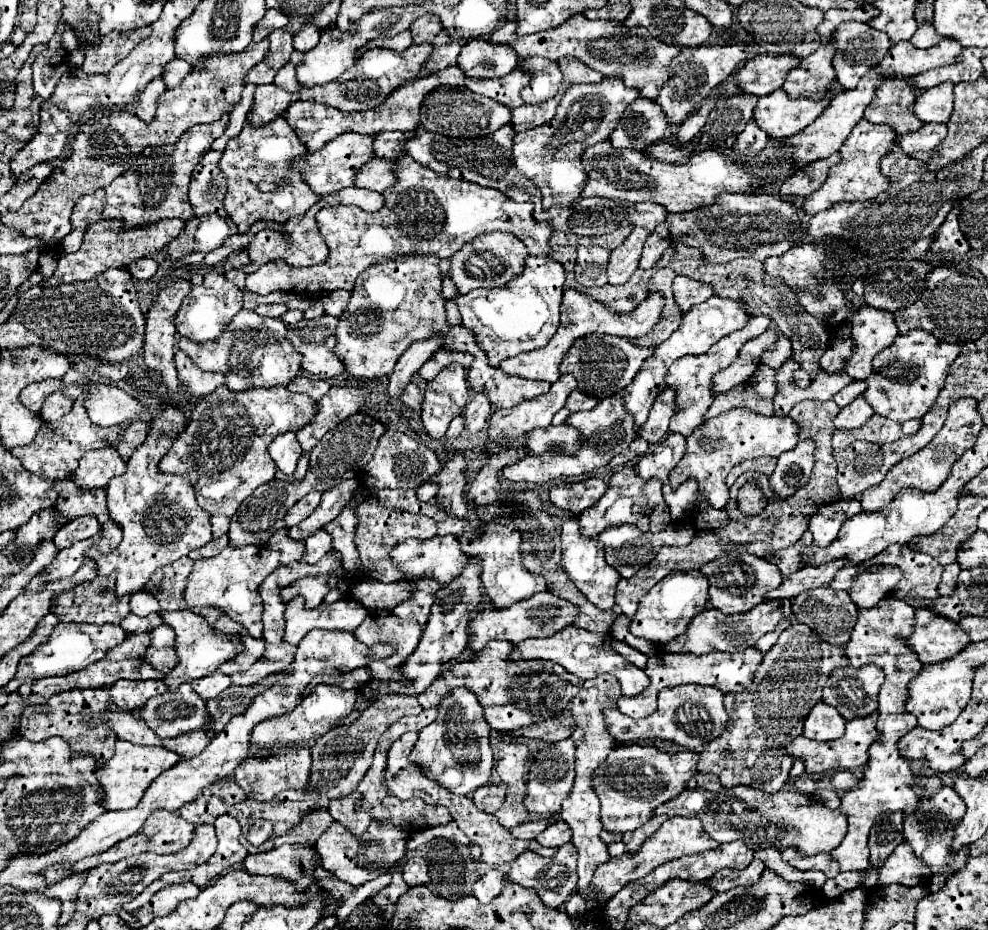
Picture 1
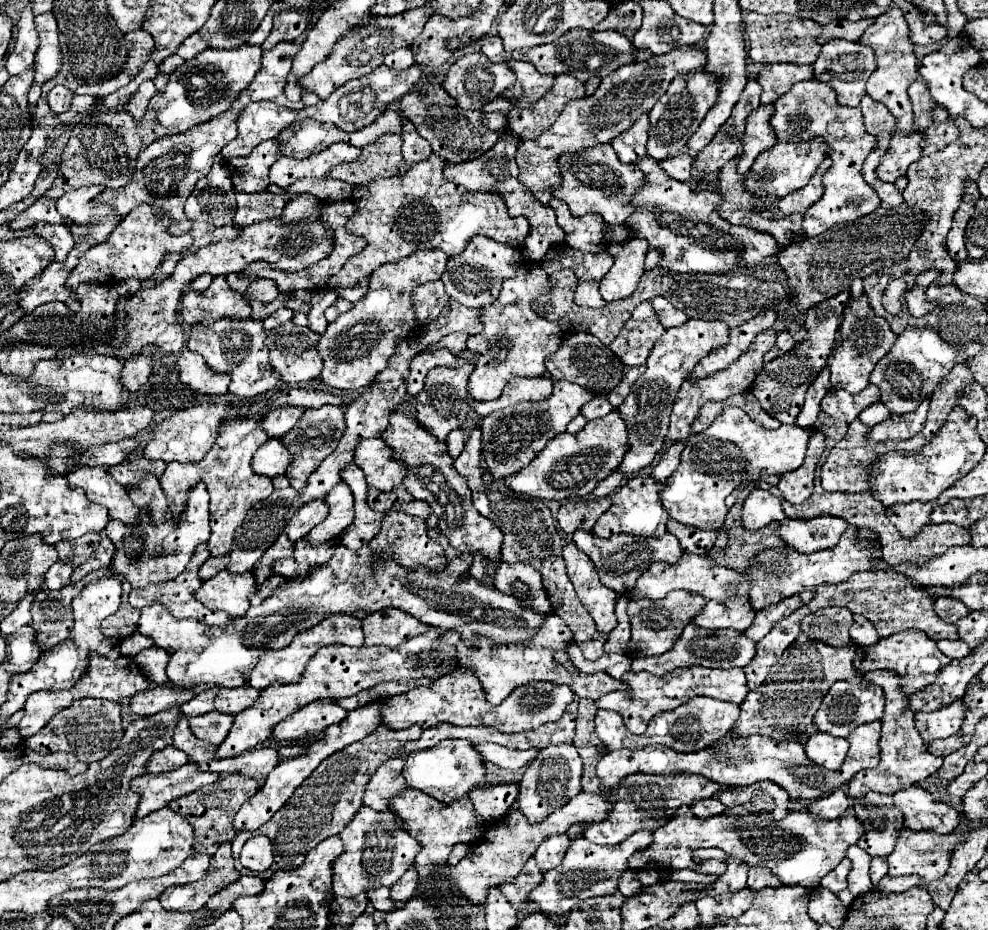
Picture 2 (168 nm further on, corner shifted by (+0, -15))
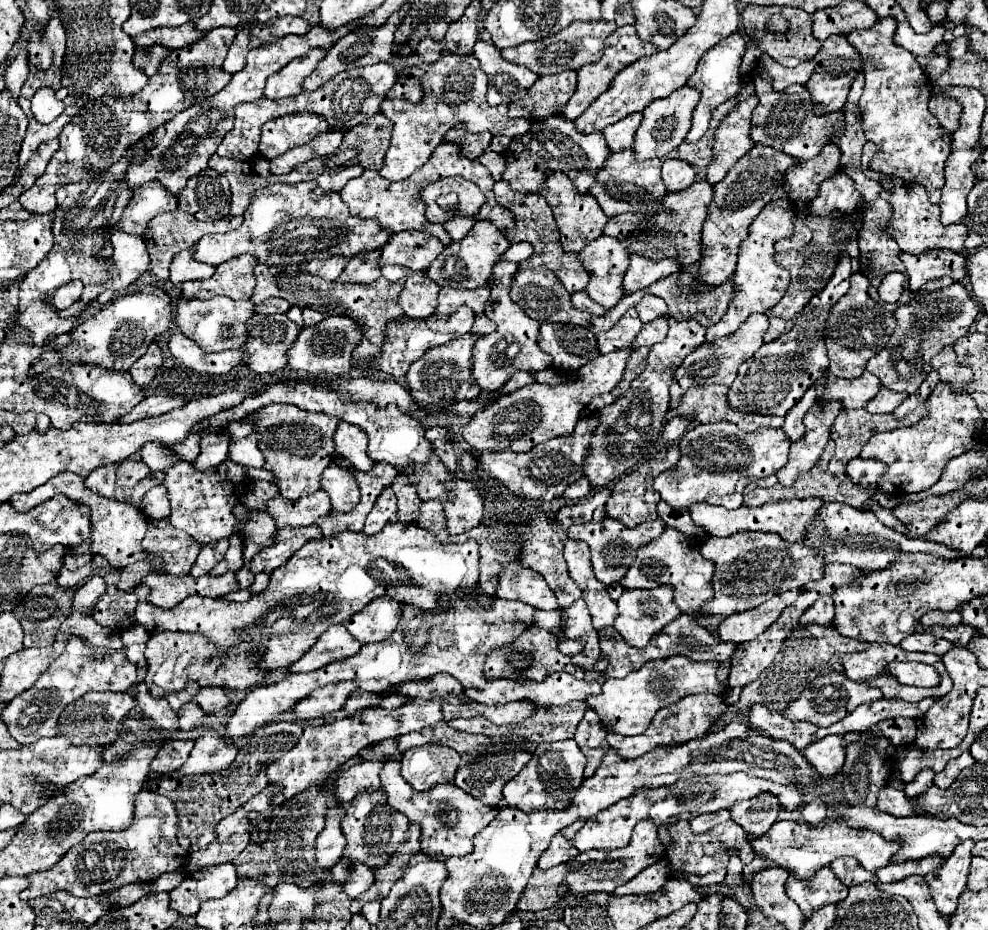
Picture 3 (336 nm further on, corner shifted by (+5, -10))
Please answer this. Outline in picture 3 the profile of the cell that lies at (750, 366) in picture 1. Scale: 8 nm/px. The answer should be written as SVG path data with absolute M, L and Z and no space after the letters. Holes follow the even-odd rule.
M751 315L747 319L747 323L743 323L739 327L737 333L733 333L725 339L719 339L717 343L703 343L701 347L697 347L697 351L693 351L693 355L687 355L683 359L681 367L675 371L669 407L675 409L681 403L681 397L685 395L685 391L691 389L691 387L705 387L705 385L711 385L711 383L721 383L721 385L731 387L731 383L737 377L739 365L745 363L763 345L763 335L765 335L767 327L769 327L767 315Z

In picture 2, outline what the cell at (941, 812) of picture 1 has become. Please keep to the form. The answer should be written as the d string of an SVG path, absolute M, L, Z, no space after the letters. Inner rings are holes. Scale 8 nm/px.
M920 786L898 790L892 798L894 806L900 808L904 816L904 824L910 830L932 830L938 834L952 834L960 826L960 814L952 806L932 800L930 792Z

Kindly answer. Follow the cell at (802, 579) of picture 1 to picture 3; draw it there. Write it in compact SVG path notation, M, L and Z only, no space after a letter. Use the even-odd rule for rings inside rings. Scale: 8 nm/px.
M799 589L785 591L781 595L771 597L761 607L743 611L741 615L731 615L719 623L719 639L721 641L751 641L757 635L761 635L779 615L785 607L789 607L799 597Z

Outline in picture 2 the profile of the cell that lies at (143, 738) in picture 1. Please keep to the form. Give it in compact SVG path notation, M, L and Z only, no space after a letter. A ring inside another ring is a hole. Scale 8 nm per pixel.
M166 746L162 752L156 752L148 764L148 770L152 774L162 774L162 772L170 772L170 770L176 770L180 766L184 766L188 762L188 756L174 748L174 746Z

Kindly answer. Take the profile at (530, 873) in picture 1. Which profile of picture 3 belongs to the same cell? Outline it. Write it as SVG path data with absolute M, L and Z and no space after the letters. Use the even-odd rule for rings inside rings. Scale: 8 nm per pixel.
M641 821L641 823L637 823L627 847L613 849L613 851L591 849L591 851L583 851L577 857L569 859L565 887L567 887L569 895L583 895L583 893L591 893L591 891L609 891L611 893L615 887L627 883L641 869L657 863L661 857L663 857L663 851L661 851L661 843L657 839L657 827L651 821Z

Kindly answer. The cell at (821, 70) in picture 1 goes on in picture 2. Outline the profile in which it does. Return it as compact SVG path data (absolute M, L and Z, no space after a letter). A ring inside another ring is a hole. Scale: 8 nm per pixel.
M804 80L804 82L798 82L794 84L794 88L790 92L786 92L784 96L780 96L778 100L774 100L774 118L770 118L770 126L774 128L774 134L778 136L778 142L808 142L808 140L814 140L814 138L822 138L826 144L828 144L828 156L832 158L832 168L824 174L822 182L824 182L824 196L812 204L808 208L808 212L804 214L804 232L806 236L818 236L822 232L826 232L828 228L840 224L840 222L854 222L856 218L860 216L866 216L866 214L872 214L878 206L880 206L880 198L878 194L864 182L862 178L862 164L866 160L866 156L870 154L870 150L874 148L876 144L876 138L870 136L866 130L864 130L864 124L862 124L862 112L860 108L846 108L846 106L840 106L836 102L836 96L834 96L834 90L826 84L826 82L818 82L818 80Z

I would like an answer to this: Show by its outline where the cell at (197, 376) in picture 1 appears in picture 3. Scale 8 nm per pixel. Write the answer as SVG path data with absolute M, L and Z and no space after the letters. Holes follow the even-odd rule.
M175 333L169 341L171 353L189 369L199 375L223 375L229 373L239 363L239 351L221 351L221 353L205 353L197 343L193 343L183 333Z

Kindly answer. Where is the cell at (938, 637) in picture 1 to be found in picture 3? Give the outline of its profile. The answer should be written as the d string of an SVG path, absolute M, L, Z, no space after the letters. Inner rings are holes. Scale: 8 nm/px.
M869 643L869 647L865 651L855 651L855 653L841 655L841 663L843 663L845 675L849 679L859 681L859 683L867 683L869 687L879 687L885 699L917 701L917 699L923 699L923 697L943 697L953 687L953 681L947 675L945 665L943 665L943 661L941 661L939 655L935 655L935 653L909 653L909 651L901 649L899 645L891 645L891 643ZM893 661L923 661L923 663L927 663L927 665L931 665L931 667L937 669L937 673L941 675L941 681L935 687L909 687L909 685L901 685L893 675L887 673L887 665L893 663Z

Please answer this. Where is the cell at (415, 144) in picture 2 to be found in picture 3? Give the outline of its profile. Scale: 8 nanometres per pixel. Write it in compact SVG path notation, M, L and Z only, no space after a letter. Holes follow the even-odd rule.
M473 53L443 55L421 77L421 83L425 83L425 99L421 103L405 103L403 99L385 99L381 103L381 111L393 121L391 145L385 153L383 169L379 171L389 181L403 181L415 169L419 169L429 159L433 149L441 143L445 131L453 127L453 123L465 123L473 133L489 131L491 135L507 137L523 135L531 127L529 121L511 121L507 117L507 105L491 107L487 103L485 95L489 77L481 71L481 65Z

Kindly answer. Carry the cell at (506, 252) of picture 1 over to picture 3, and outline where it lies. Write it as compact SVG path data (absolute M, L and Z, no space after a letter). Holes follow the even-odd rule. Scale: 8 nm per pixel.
M477 221L473 229L467 233L467 237L463 237L459 243L453 241L451 245L447 245L441 251L441 255L431 263L431 267L427 269L429 279L433 279L441 287L453 287L453 289L483 287L491 277L493 265L509 249L509 245L511 243L505 239L505 235L497 231L497 227L493 227L489 221Z

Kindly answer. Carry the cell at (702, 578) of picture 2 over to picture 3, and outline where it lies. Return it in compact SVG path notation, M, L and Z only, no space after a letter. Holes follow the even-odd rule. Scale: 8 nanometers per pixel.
M665 527L661 539L655 539L653 543L641 547L637 559L633 561L633 567L629 567L625 579L621 579L621 585L625 589L655 589L659 587L659 583L673 585L675 603L681 609L681 613L699 619L703 617L701 607L713 599L711 579L713 579L713 563L709 563L701 555L701 543L697 539L685 537L673 527Z

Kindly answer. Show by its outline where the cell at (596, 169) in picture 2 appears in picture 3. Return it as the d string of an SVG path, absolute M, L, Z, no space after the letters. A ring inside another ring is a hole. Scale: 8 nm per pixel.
M551 115L549 119L533 121L531 135L533 135L533 139L529 143L529 155L525 155L525 151L523 151L525 147L517 147L517 143L511 143L505 153L507 167L503 171L503 179L515 191L519 191L523 195L541 191L541 187L547 179L545 171L559 171L559 173L567 175L571 179L571 183L577 187L577 191L581 195L587 195L597 181L599 167L611 155L601 133L595 131L593 135L581 135L579 131L575 131L573 121L561 119L561 115Z

